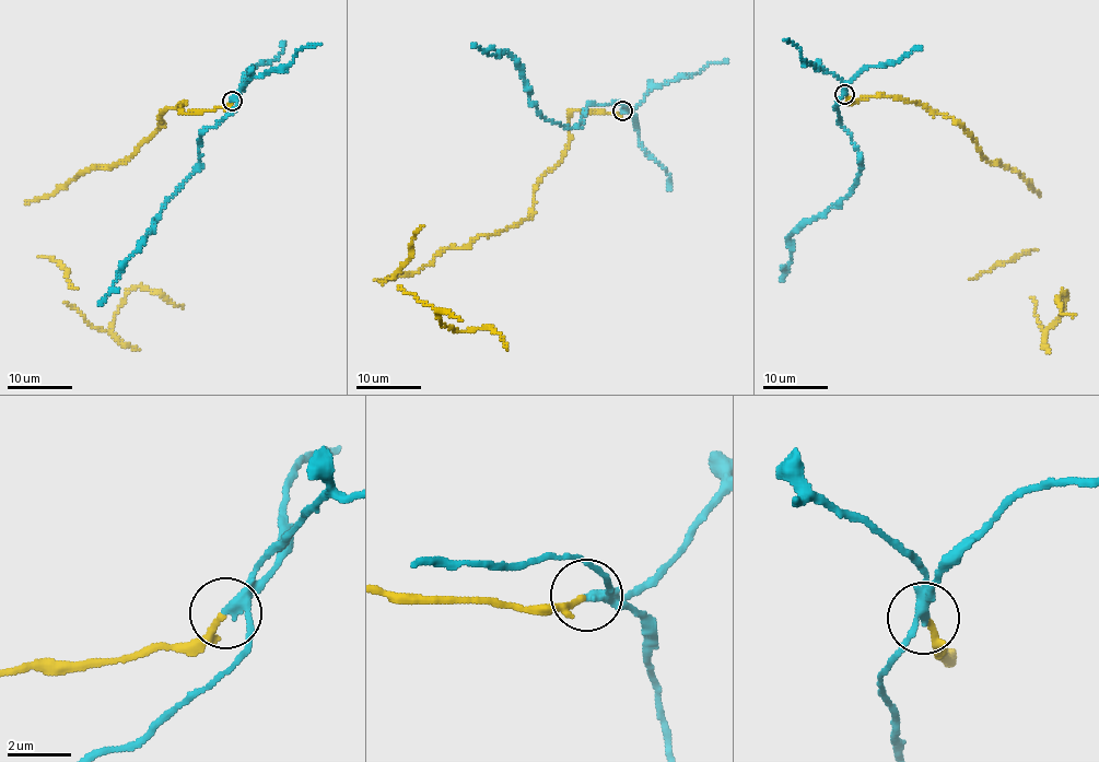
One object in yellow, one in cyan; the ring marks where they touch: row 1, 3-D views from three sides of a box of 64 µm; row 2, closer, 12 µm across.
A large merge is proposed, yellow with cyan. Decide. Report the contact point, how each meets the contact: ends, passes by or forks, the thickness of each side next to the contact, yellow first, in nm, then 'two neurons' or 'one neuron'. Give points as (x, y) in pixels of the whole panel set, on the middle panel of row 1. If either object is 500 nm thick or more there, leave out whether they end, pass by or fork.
at (622, 110); yellow ends there; cyan passes by; 190 nm thick on the yellow side, 280 nm on the other; two neurons

